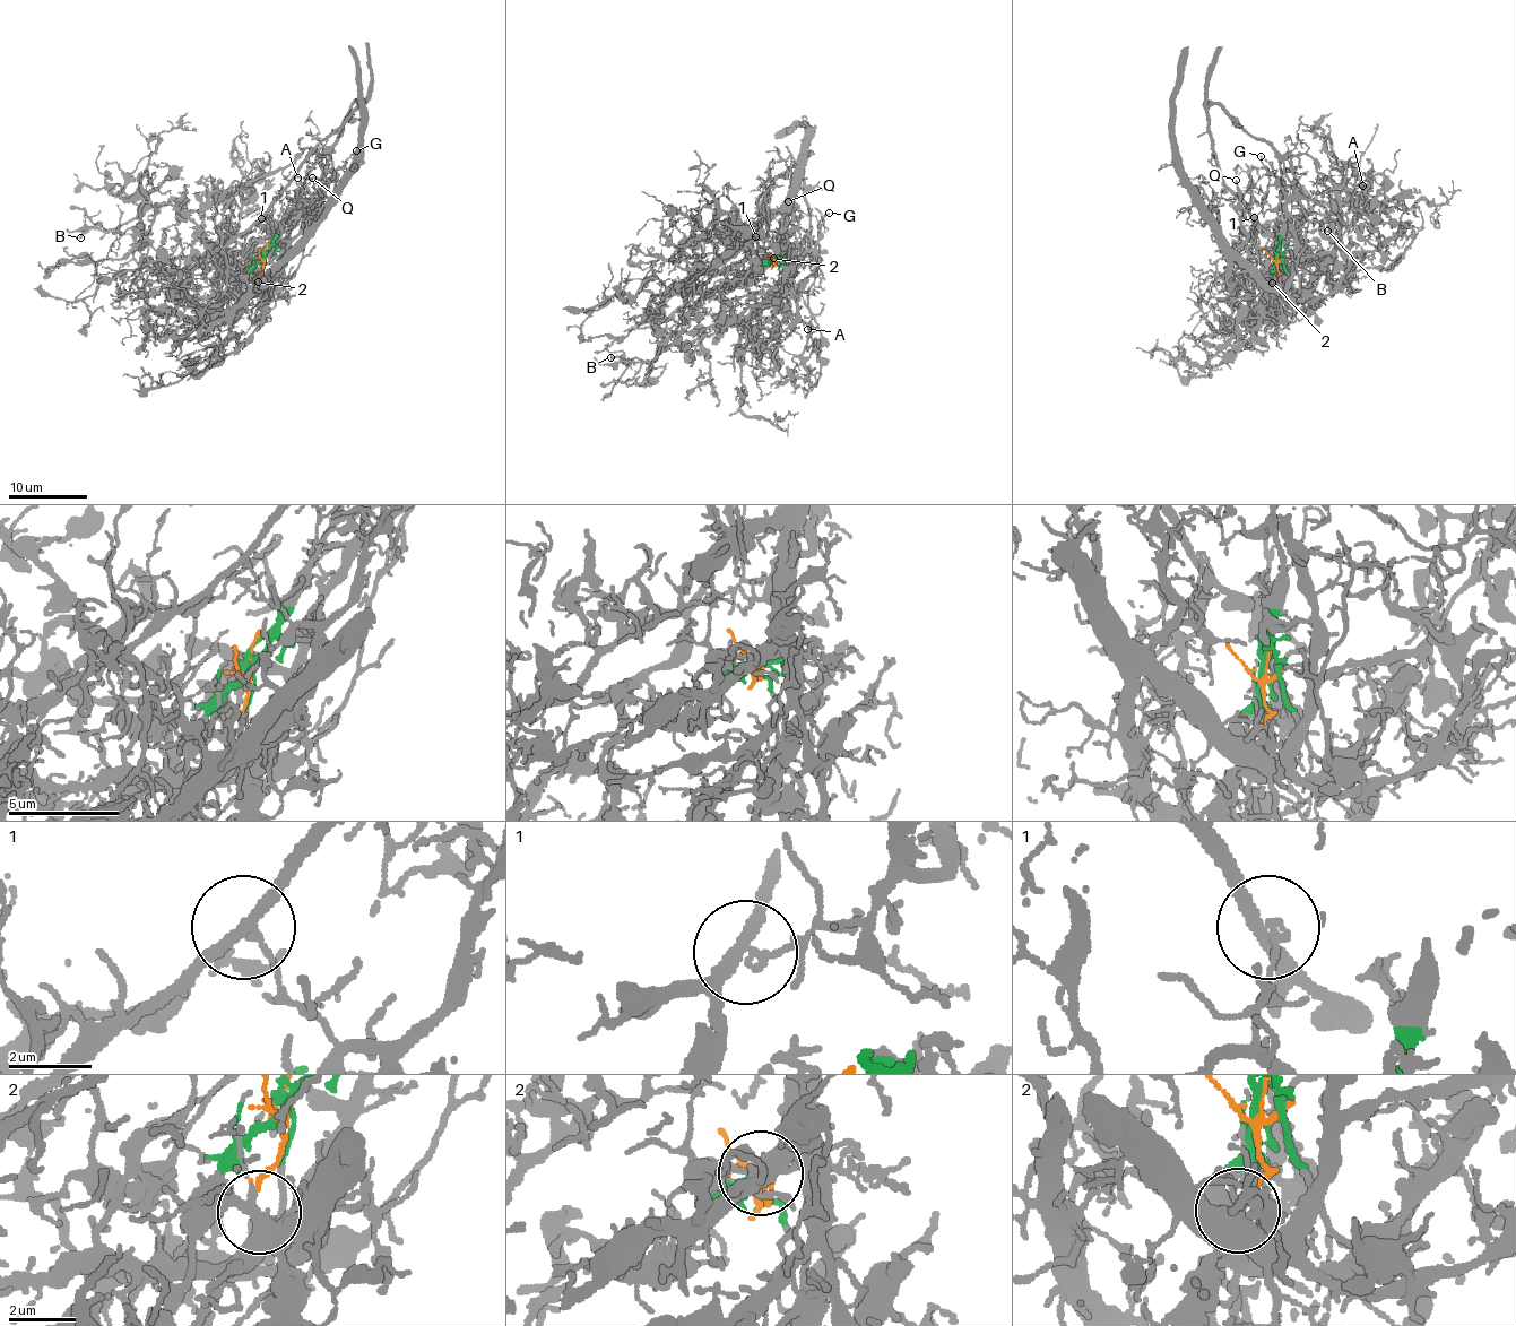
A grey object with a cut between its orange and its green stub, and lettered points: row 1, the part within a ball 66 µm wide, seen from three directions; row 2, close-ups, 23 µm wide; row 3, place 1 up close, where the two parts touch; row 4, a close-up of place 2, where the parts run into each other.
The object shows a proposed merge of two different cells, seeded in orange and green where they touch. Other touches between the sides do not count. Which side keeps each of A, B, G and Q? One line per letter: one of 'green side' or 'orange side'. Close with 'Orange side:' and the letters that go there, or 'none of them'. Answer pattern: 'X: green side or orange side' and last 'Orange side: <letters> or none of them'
A: green side
B: green side
G: orange side
Q: orange side
Orange side: G, Q

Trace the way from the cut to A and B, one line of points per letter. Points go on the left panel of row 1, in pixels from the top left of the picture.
A: (266, 254), (308, 172), (328, 154), (330, 179), (297, 208), (303, 188), (299, 176)
B: (266, 254), (356, 102), (244, 232), (213, 242), (157, 202), (79, 237)

